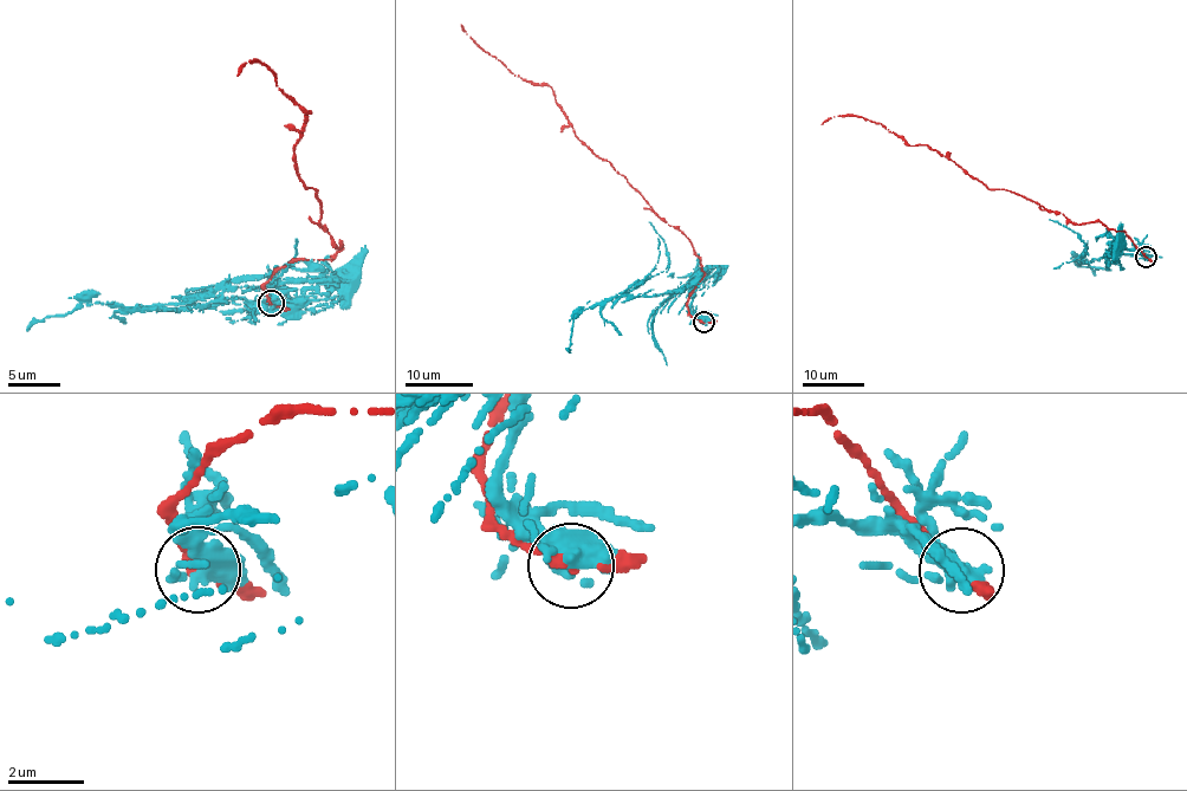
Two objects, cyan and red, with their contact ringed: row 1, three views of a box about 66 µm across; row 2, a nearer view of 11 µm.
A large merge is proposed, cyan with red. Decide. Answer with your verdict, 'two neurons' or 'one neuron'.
two neurons

